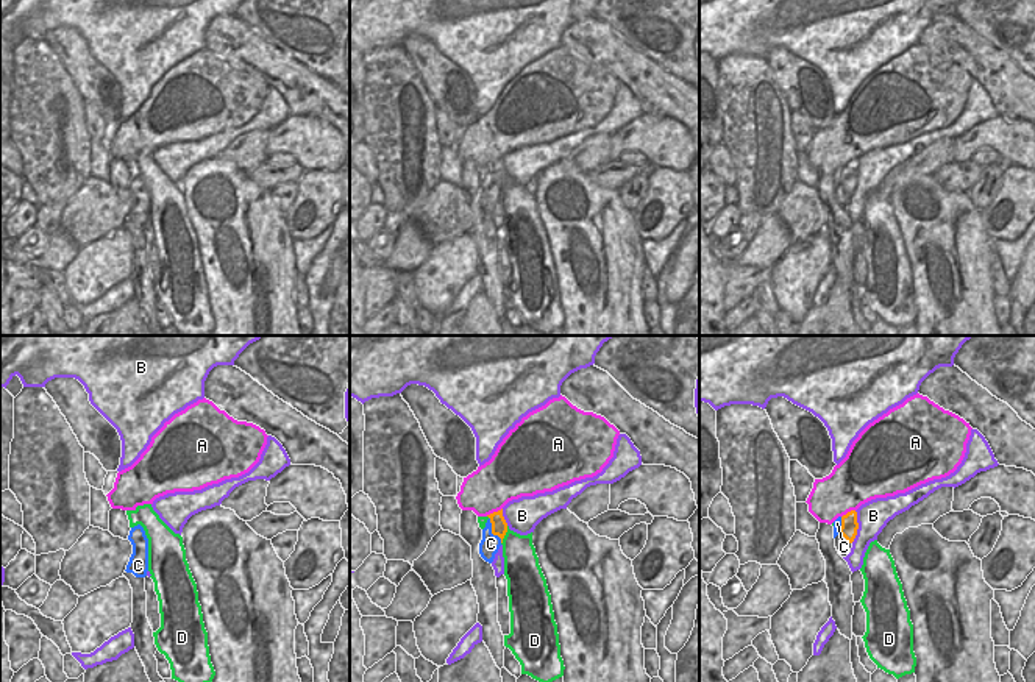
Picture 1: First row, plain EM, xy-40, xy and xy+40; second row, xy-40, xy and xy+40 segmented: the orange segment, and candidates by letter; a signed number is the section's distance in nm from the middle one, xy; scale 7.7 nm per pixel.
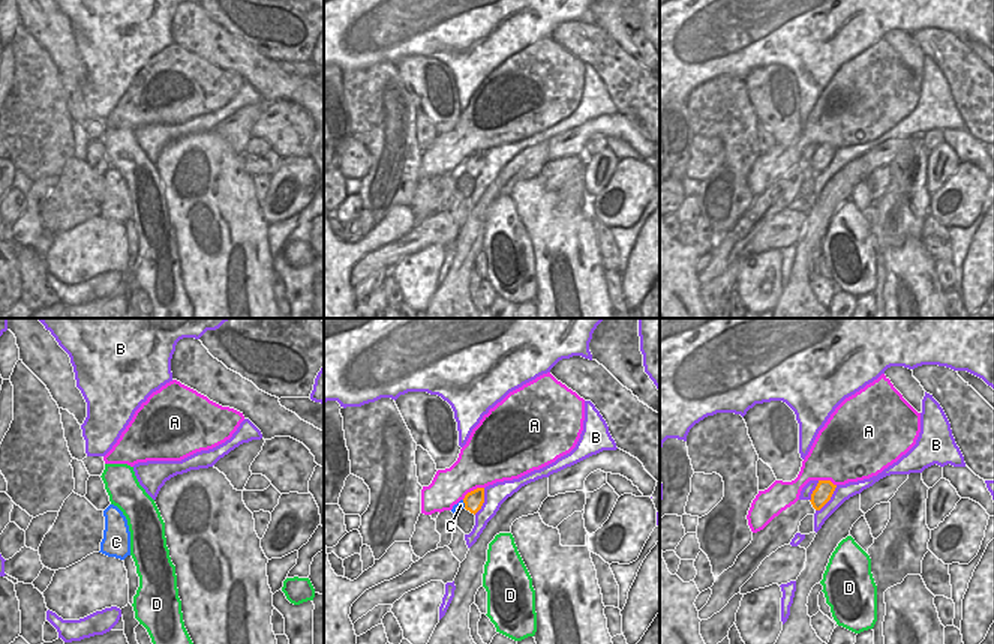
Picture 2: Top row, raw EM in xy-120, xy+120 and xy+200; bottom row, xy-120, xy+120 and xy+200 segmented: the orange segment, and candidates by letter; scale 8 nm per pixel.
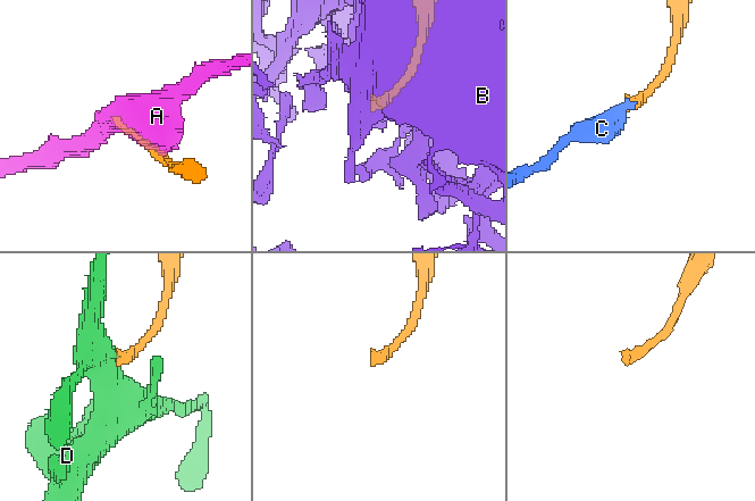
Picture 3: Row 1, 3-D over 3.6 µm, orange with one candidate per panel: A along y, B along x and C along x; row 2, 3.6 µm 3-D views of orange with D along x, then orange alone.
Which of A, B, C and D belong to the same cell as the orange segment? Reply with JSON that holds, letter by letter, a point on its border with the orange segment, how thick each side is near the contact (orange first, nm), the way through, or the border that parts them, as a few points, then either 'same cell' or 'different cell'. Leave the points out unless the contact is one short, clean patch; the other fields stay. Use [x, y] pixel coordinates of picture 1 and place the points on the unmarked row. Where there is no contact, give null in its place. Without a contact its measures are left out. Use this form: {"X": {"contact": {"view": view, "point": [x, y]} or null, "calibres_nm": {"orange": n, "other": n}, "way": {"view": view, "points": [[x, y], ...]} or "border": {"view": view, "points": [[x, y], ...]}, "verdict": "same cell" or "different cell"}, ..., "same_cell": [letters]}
{"A": {"contact": {"view": "xy", "point": [494, 163]}, "calibres_nm": {"orange": 120, "other": 360}, "verdict": "different cell"}, "B": {"contact": {"view": "xy+40", "point": [857, 177]}, "calibres_nm": {"orange": 130, "other": 240}, "verdict": "different cell"}, "C": {"contact": {"view": "xy", "point": [492, 181]}, "calibres_nm": {"orange": 120, "other": 150}, "way": {"view": "xy", "points": [[498, 174], [492, 181], [490, 194]]}, "verdict": "same cell"}, "D": {"contact": {"view": "xy", "point": [503, 186]}, "calibres_nm": {"orange": 120, "other": 260}, "border": {"view": "xy", "points": [[508, 177], [501, 194]]}, "verdict": "different cell"}, "same_cell": ["C"]}

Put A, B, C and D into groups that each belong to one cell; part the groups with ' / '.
A / B / C / D

